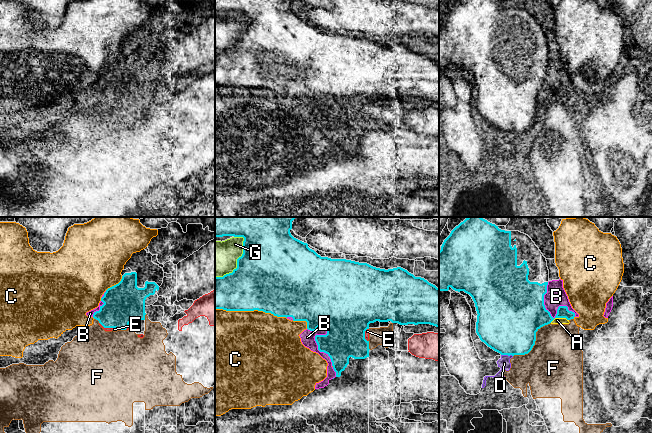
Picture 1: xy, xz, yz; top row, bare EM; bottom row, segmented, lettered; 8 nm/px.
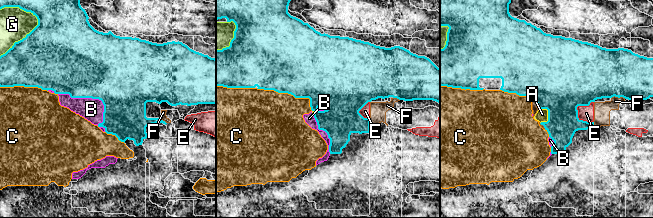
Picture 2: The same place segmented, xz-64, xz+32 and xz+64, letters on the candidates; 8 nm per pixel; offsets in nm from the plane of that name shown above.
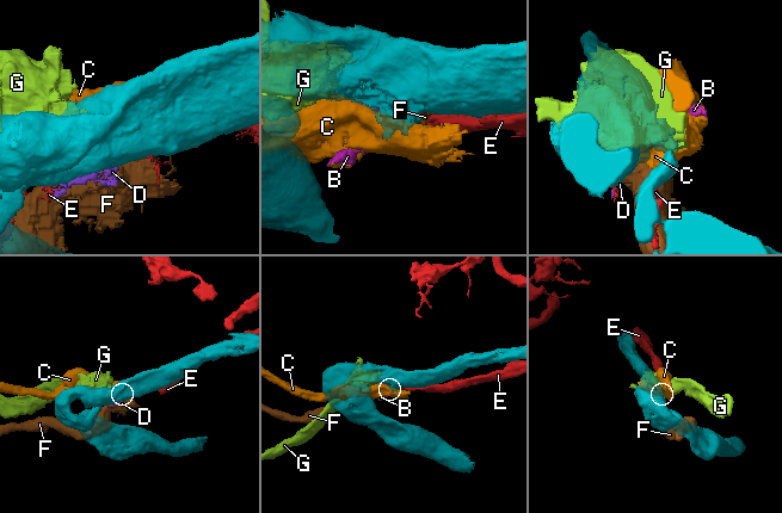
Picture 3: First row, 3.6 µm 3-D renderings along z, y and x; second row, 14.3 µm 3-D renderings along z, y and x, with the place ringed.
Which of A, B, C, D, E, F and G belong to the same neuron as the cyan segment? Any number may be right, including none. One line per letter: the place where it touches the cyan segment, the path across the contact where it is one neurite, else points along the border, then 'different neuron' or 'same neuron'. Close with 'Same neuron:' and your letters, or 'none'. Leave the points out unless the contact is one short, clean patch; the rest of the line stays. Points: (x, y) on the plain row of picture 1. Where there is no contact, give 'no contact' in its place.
A: yz (559, 93) | along yz (568, 95), (554, 94), (550, 98) | different neuron
B: xz (316, 111) | different neuron
C: xz (251, 86) | different neuron
D: yz (507, 130) | different neuron
E: xy (109, 103) | different neuron
F: yz (534, 119) | different neuron
G: xz (237, 38) | different neuron
Same neuron: none

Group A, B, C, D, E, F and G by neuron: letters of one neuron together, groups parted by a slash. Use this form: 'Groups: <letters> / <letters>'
Groups: A D E F / B C / G

